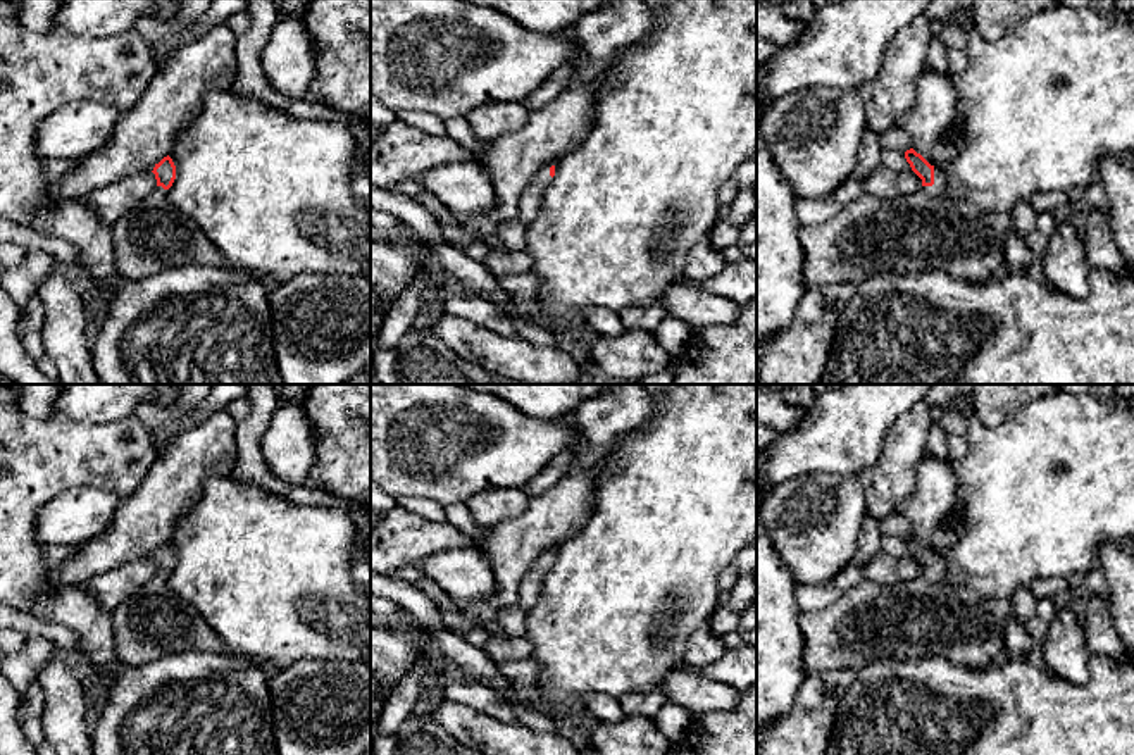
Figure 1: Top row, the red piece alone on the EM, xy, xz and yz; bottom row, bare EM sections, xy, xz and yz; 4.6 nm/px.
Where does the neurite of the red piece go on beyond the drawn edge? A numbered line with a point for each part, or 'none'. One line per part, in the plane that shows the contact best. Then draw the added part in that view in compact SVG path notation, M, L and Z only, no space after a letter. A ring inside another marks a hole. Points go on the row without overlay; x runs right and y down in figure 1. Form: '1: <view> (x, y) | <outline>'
1: yz (922, 617) | M934 553L934 571L912 581L882 586L862 581L834 603L800 612L805 636L805 672L860 671L875 660L919 660L943 657L967 669L984 669L1005 652L1005 626L1012 615L1010 600L989 598L944 581L944 560Z

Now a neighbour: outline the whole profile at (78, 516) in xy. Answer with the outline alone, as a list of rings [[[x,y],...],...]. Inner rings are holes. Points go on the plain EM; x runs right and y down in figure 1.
[[[103,488],[67,490],[45,503],[36,515],[36,536],[45,546],[78,548],[102,536],[122,496]]]

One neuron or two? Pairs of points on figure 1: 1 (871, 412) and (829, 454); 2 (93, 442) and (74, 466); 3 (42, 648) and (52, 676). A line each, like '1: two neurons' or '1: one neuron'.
1: one neuron
2: one neuron
3: two neurons

